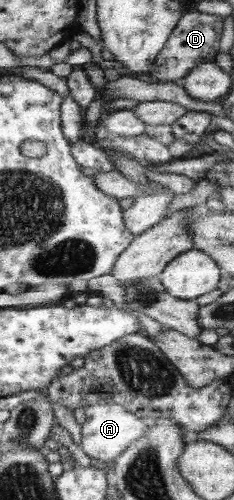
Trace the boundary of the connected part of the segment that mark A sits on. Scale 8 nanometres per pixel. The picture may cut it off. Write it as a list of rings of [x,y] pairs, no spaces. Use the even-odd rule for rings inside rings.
[[[97,402],[85,409],[86,419],[82,423],[82,439],[79,444],[82,450],[90,456],[106,463],[118,459],[134,442],[142,438],[149,429],[146,422],[137,414],[110,402]]]

